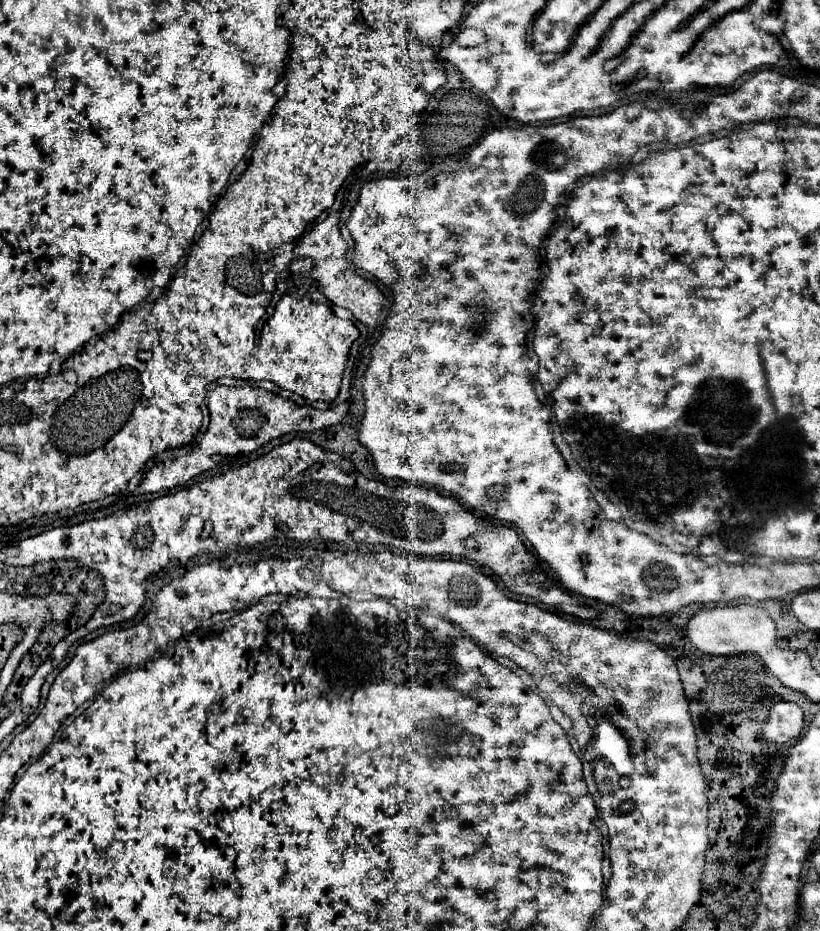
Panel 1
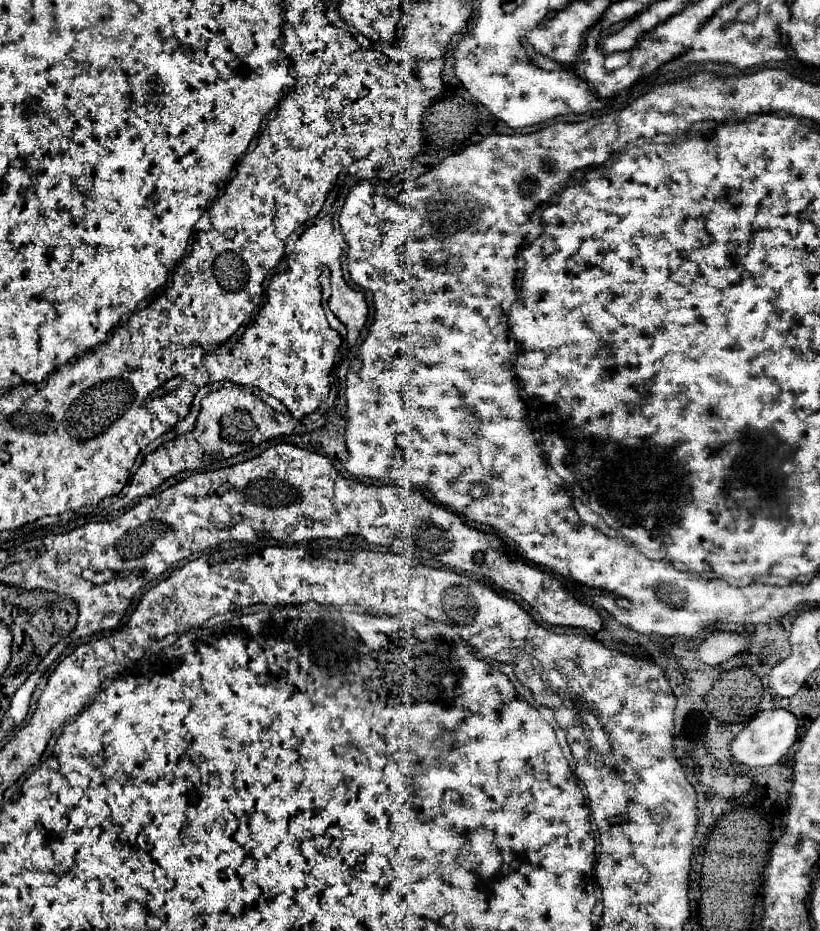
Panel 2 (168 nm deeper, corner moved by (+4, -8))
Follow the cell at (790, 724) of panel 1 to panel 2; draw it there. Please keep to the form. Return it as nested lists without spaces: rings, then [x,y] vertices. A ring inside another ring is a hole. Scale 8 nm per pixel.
[[[783,708],[763,710],[743,728],[743,732],[735,736],[735,740],[731,742],[731,754],[747,766],[773,766],[787,754],[795,740],[797,740],[797,718],[791,712]]]

